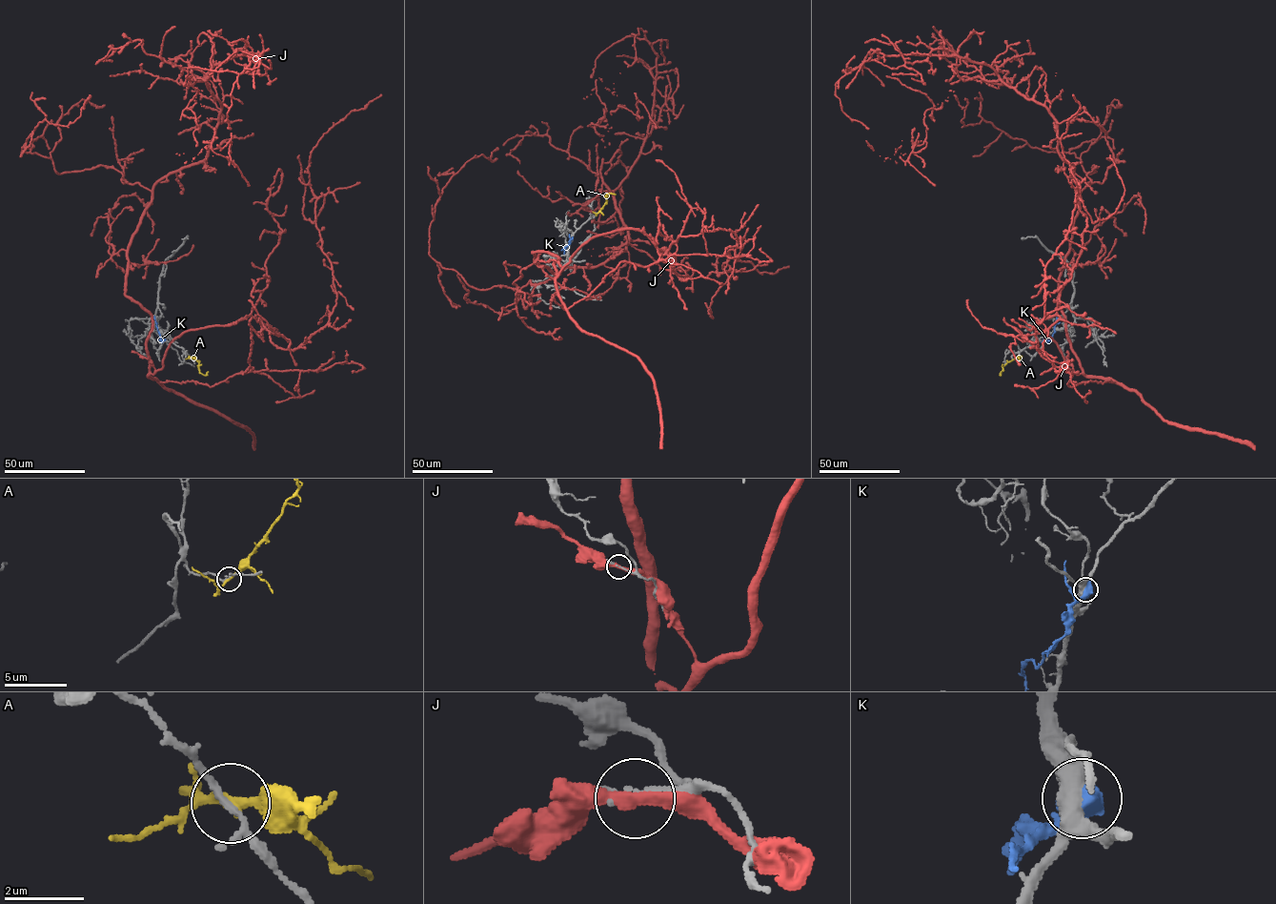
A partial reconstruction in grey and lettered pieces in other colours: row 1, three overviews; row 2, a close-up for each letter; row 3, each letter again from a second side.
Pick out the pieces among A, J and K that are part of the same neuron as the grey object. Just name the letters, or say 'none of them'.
none of them

